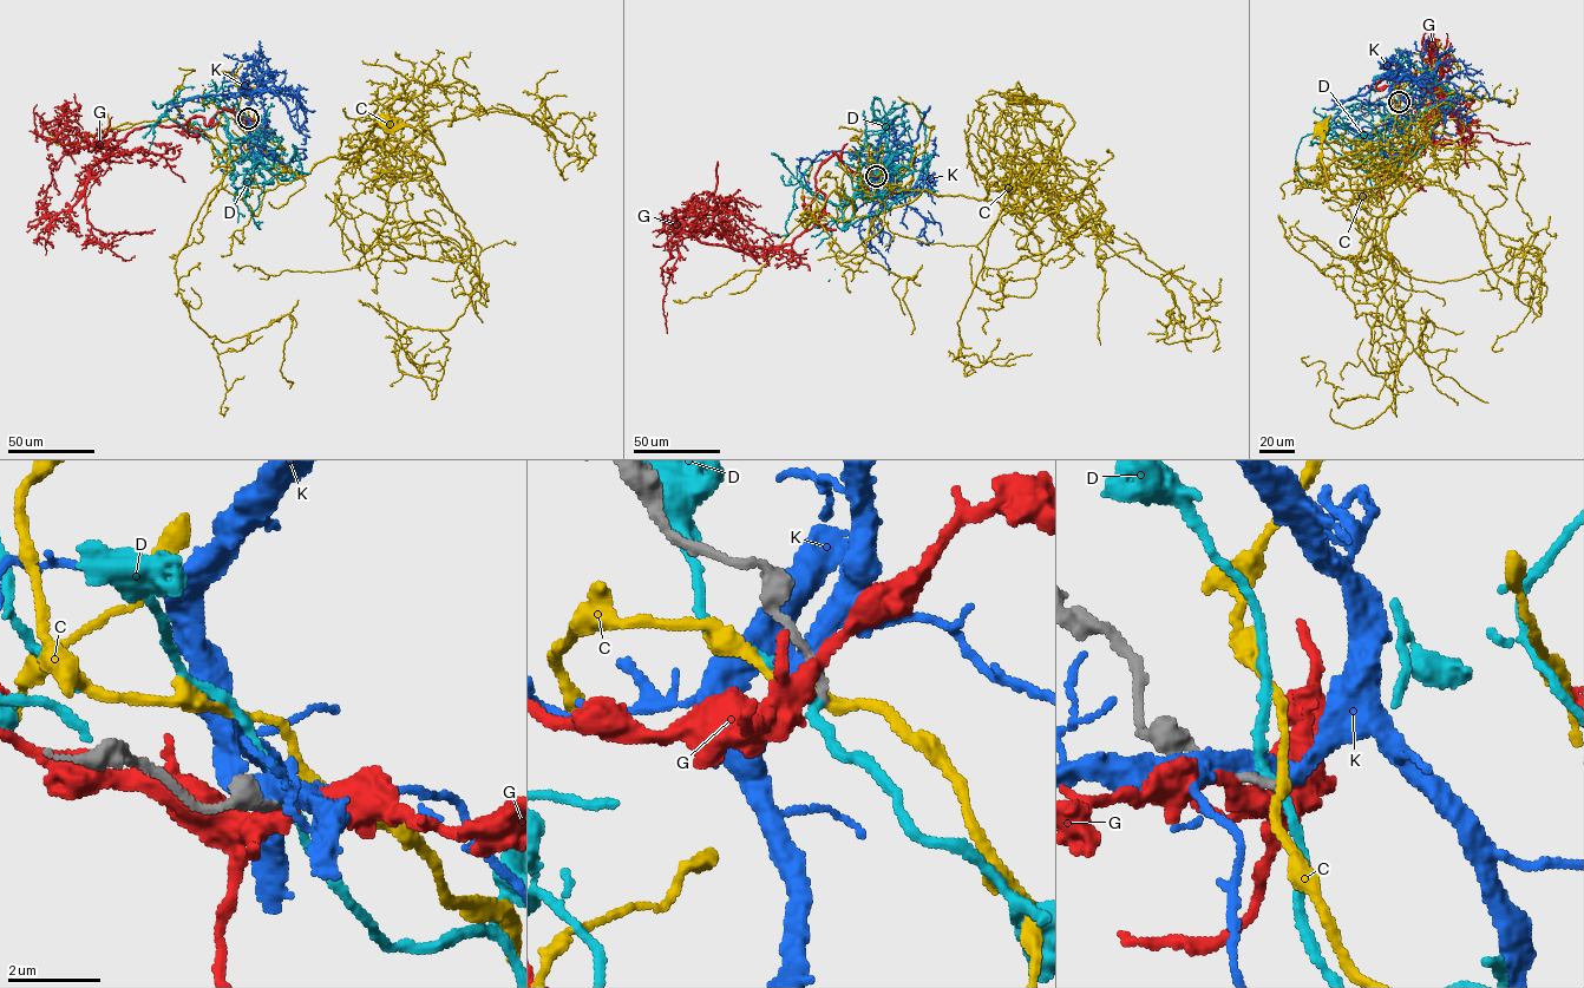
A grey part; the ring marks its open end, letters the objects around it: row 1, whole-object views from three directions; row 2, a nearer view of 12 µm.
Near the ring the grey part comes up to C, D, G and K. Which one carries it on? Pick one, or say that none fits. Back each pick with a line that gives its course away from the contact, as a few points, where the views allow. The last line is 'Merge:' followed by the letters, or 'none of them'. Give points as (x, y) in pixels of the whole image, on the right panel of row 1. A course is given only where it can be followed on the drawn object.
C: course (1399, 102), (1411, 116), (1408, 163), (1391, 176), (1419, 174), (1411, 187), (1330, 190), (1321, 125)
Merge: C

